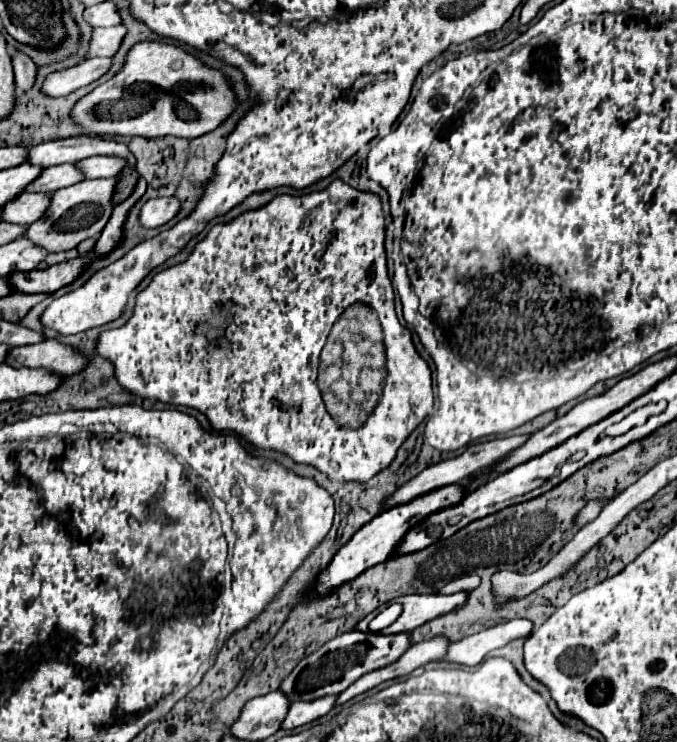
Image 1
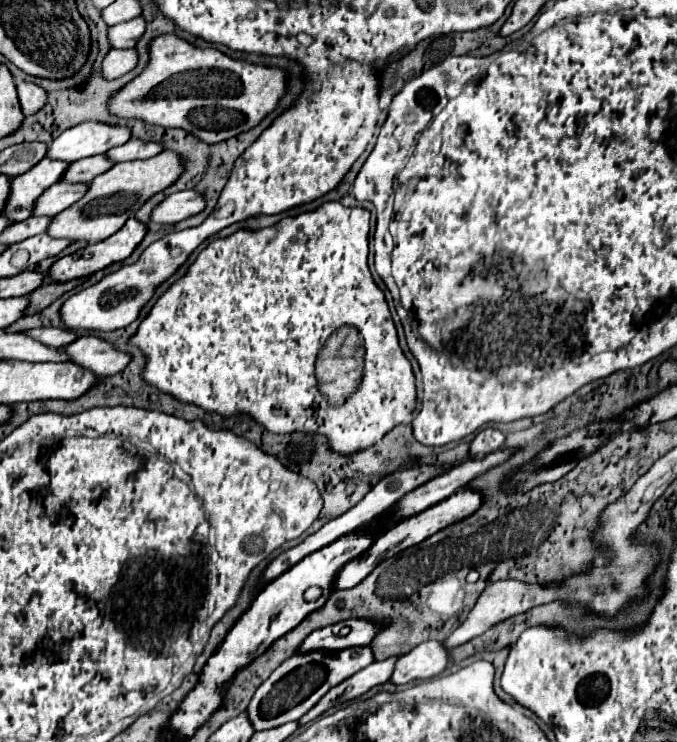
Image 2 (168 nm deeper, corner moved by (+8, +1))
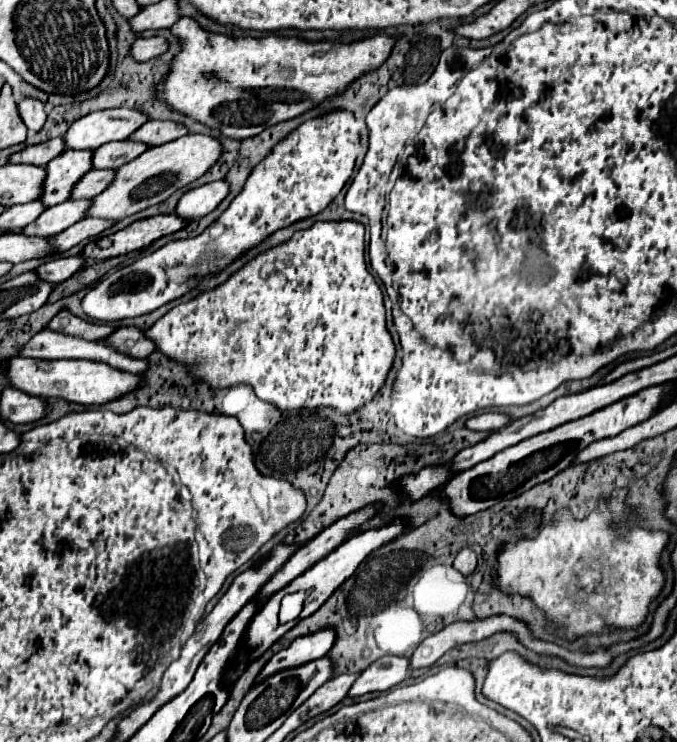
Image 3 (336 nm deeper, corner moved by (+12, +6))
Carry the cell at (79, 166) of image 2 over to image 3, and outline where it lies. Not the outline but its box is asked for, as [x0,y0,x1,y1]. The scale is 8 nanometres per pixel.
[92,141,148,169]

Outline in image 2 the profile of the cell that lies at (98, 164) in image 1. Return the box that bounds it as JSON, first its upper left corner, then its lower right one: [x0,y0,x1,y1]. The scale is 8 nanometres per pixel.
[106,138,162,162]

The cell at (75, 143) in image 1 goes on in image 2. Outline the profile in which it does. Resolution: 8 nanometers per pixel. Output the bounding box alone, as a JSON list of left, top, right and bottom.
[48,120,130,162]

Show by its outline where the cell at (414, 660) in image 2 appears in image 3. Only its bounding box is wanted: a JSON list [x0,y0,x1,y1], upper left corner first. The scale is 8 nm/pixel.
[350,655,410,697]

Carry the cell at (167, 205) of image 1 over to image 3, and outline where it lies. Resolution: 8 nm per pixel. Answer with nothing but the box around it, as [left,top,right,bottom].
[176,181,228,219]

